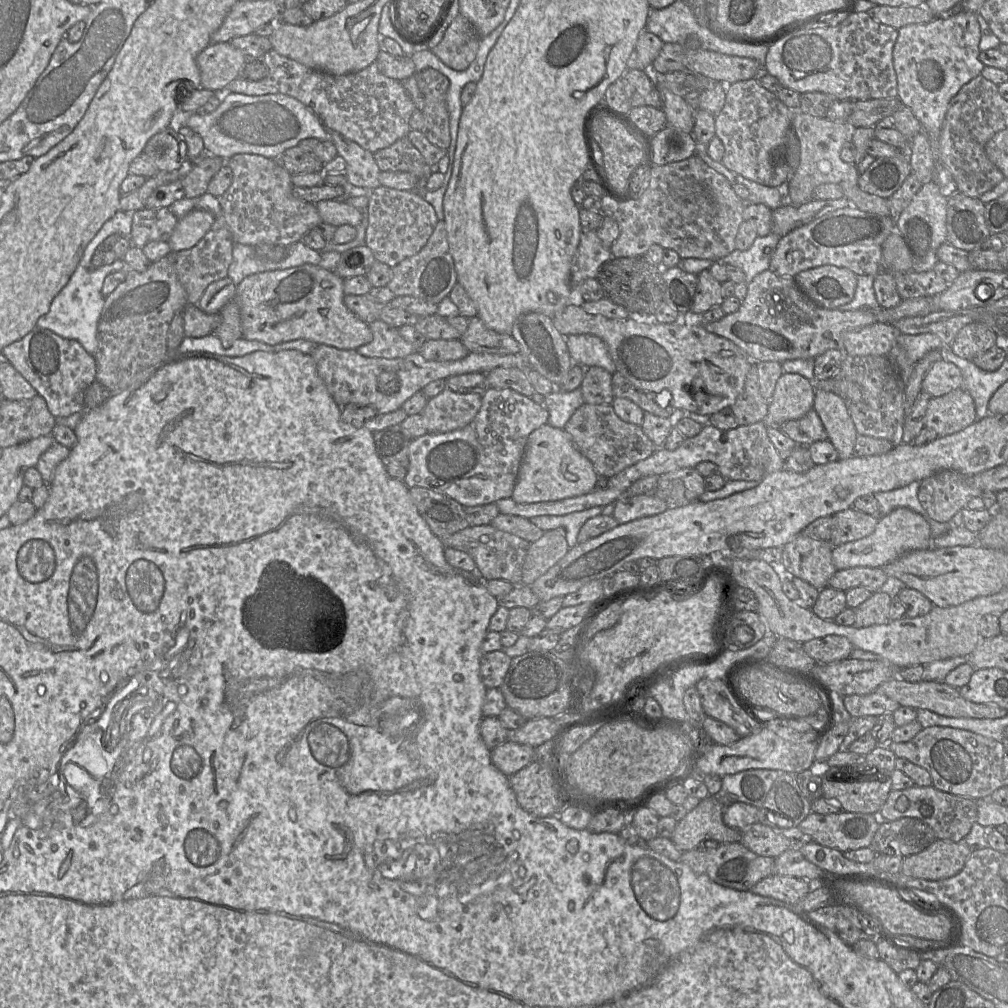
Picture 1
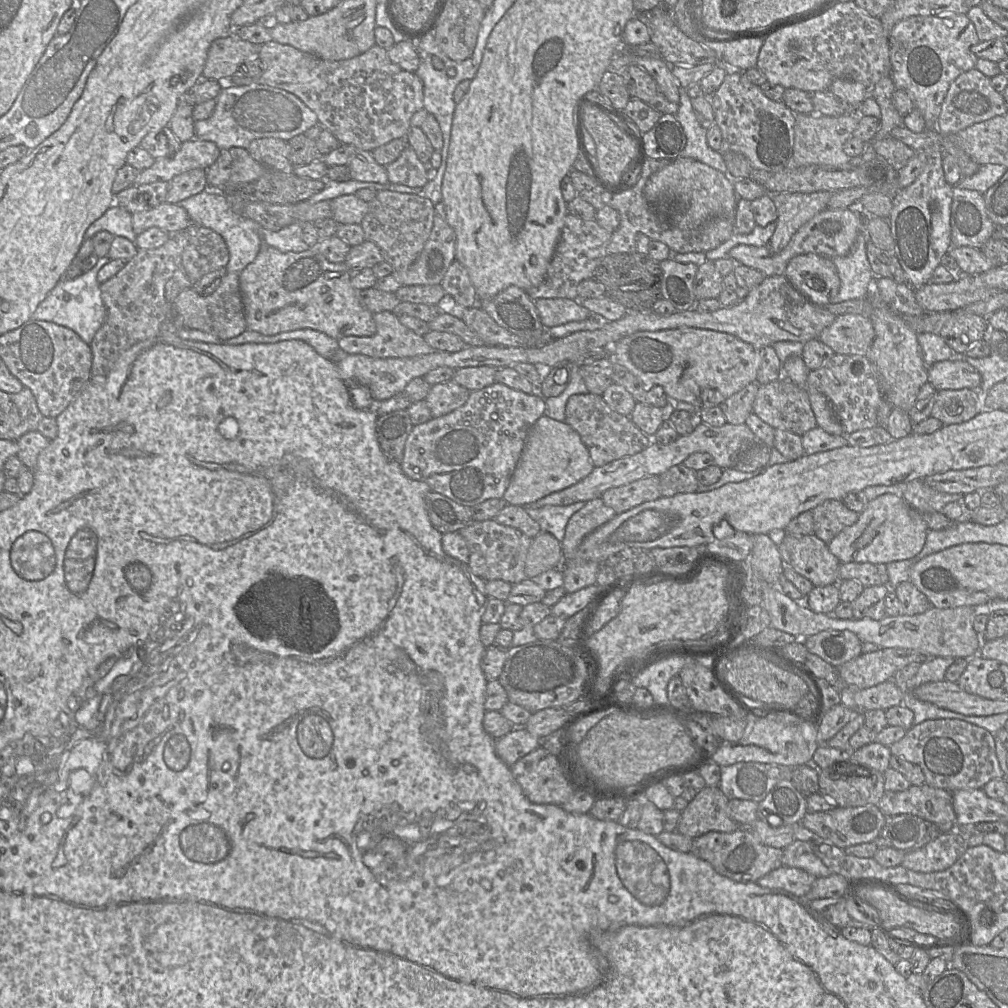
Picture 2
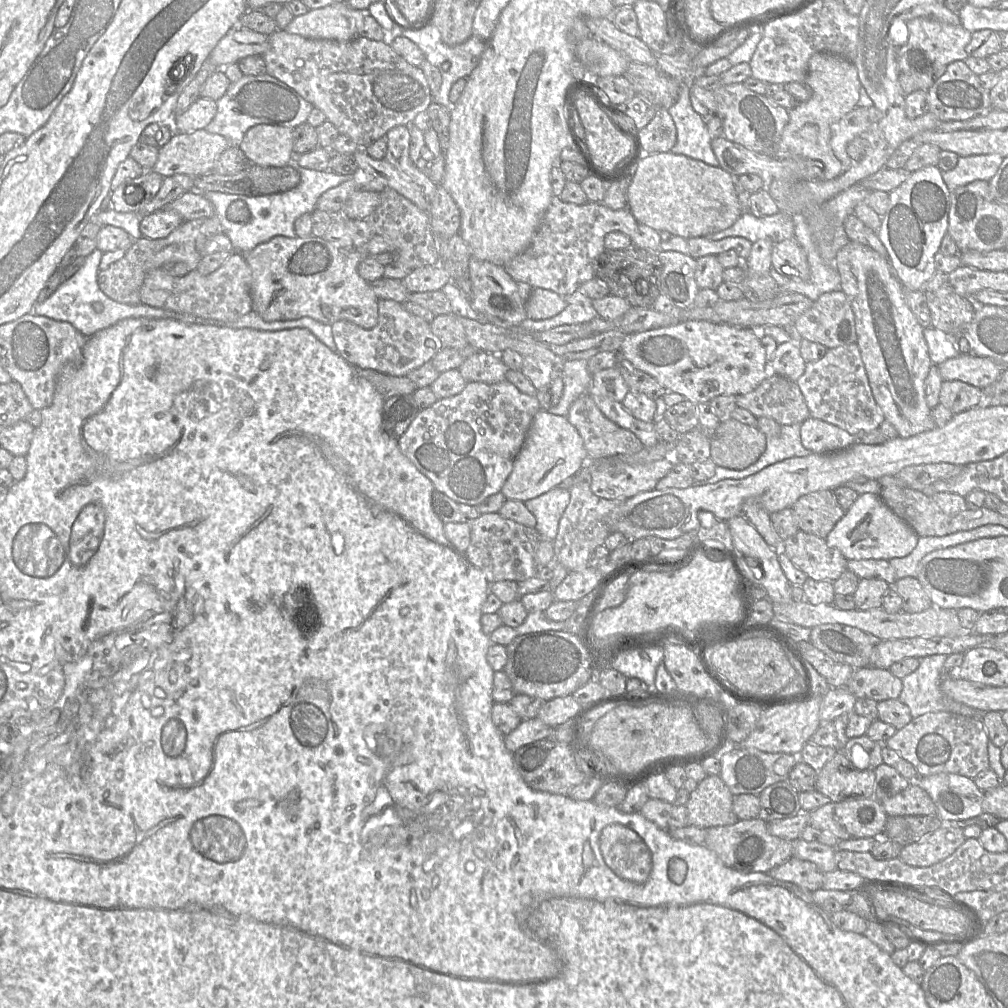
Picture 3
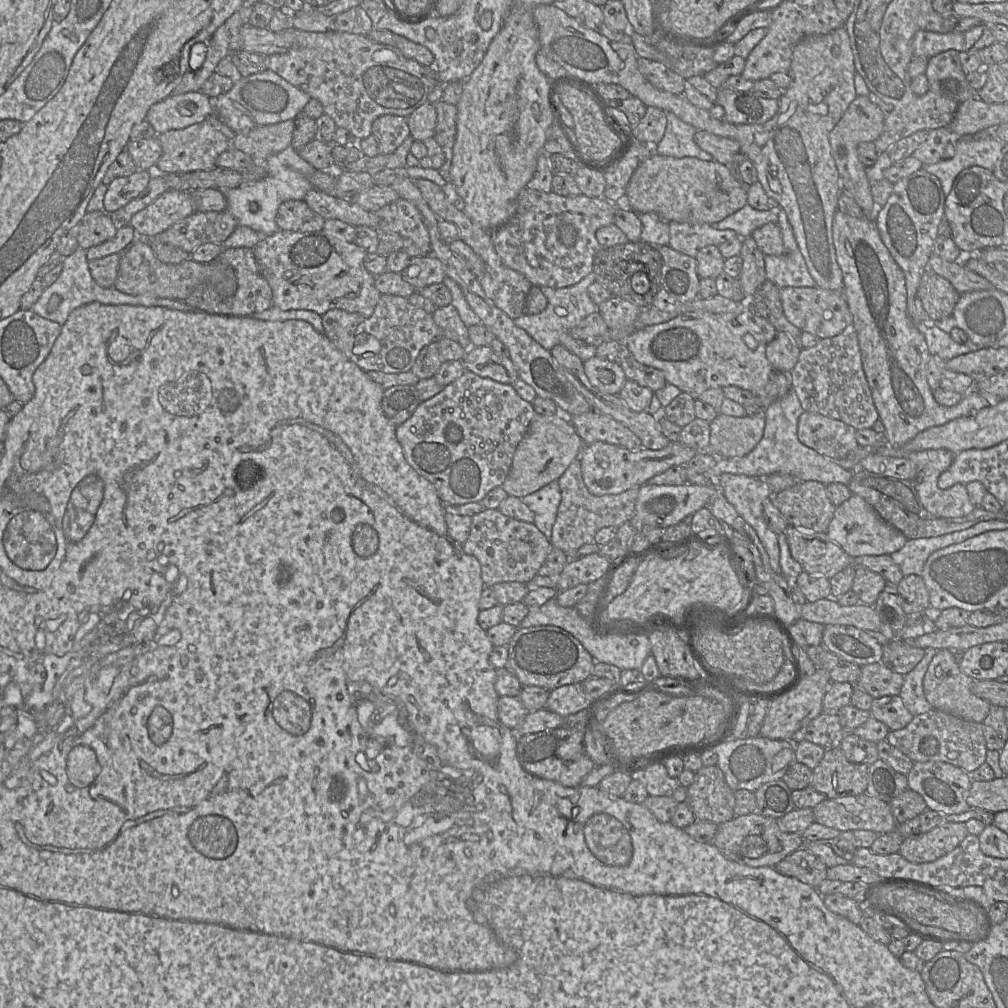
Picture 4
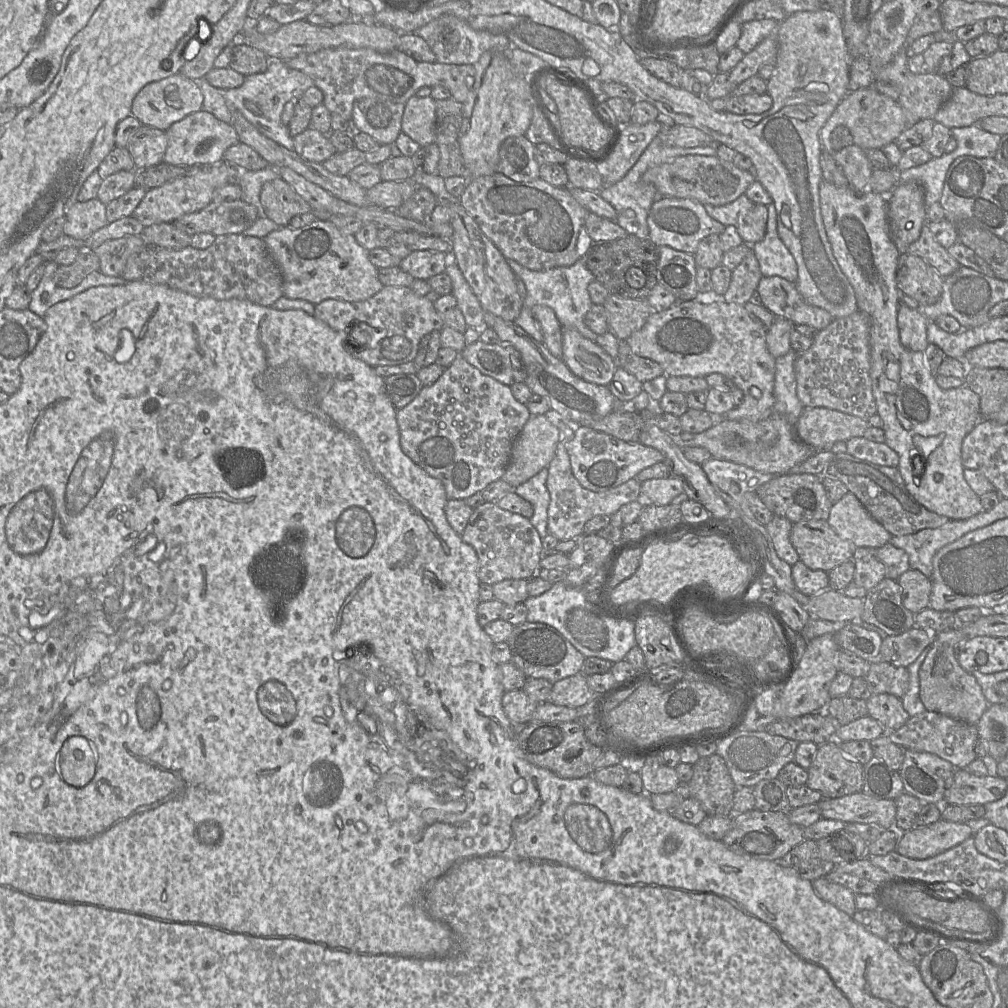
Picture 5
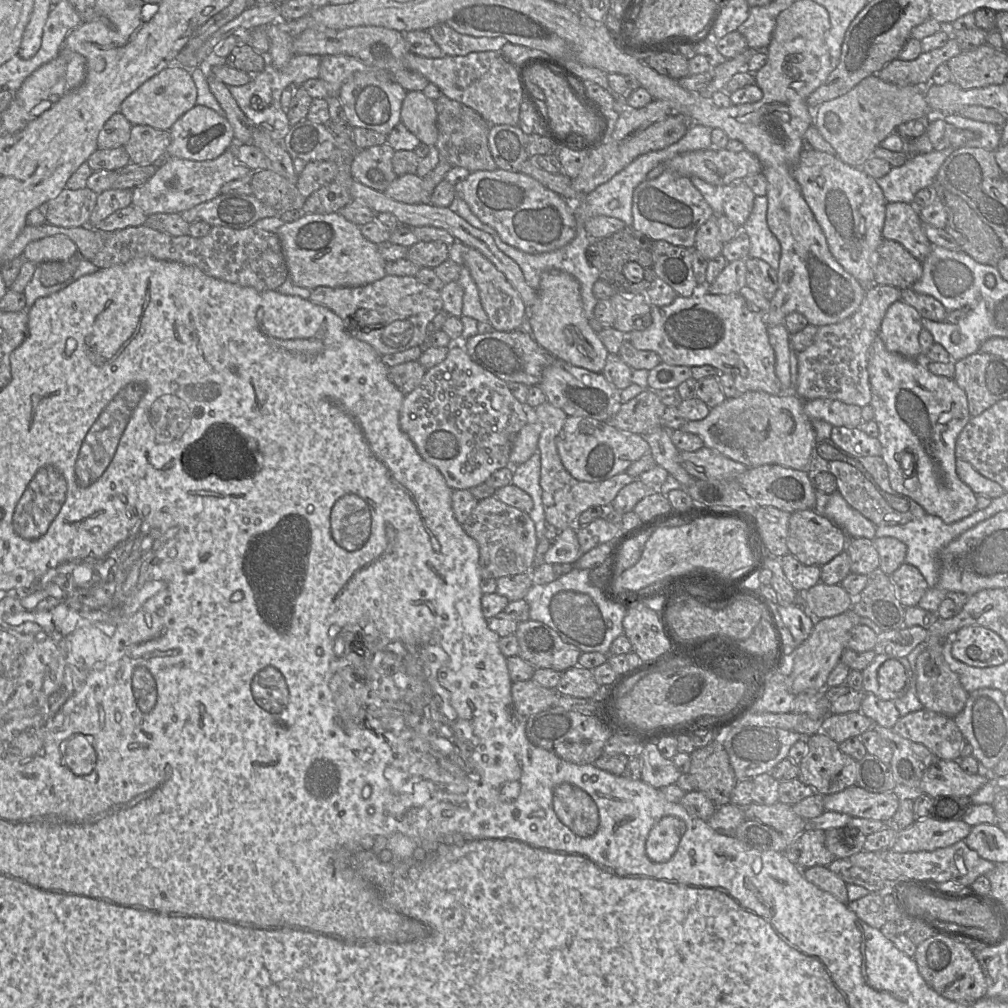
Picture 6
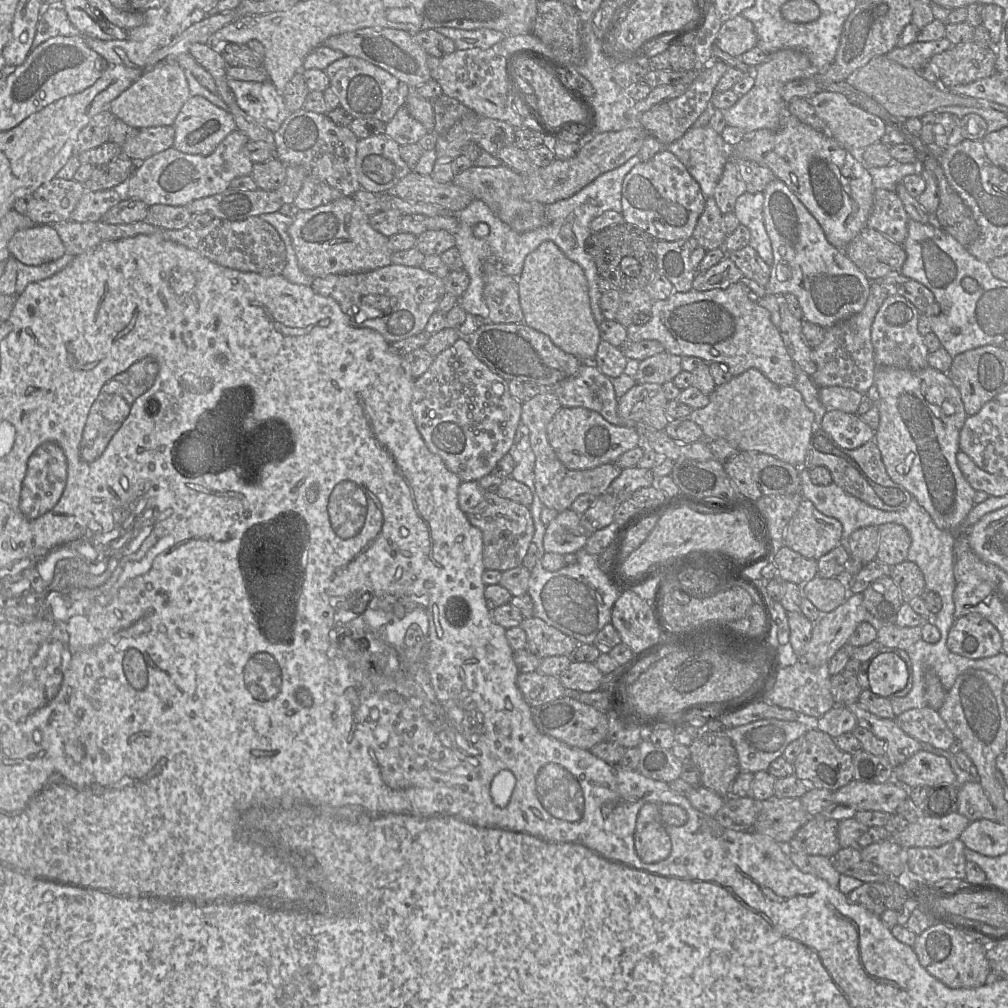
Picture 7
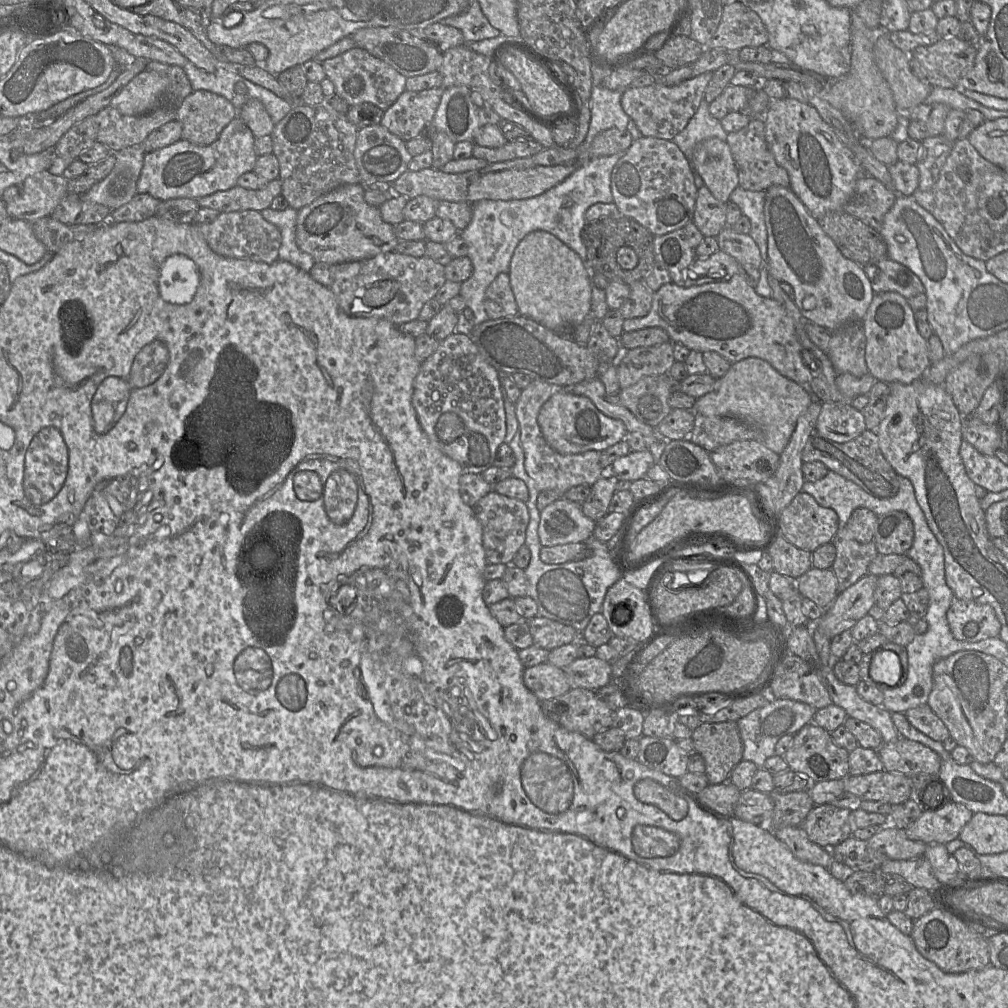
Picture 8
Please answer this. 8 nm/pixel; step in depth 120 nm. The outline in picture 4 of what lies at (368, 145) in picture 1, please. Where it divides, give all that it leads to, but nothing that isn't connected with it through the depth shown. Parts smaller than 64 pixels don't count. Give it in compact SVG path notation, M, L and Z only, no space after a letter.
M289 27L283 30L290 49L282 54L266 56L266 66L293 86L317 99L337 127L349 130L357 141L372 135L372 124L380 116L397 115L408 117L418 107L428 102L428 95L441 84L433 66L423 66L406 58L394 46L380 44L367 35L340 31L307 32Z

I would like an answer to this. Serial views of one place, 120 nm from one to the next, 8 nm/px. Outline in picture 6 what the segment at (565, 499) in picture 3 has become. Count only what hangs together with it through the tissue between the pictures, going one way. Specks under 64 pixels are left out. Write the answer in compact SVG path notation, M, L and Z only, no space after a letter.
M537 450L526 462L513 468L512 484L528 493L533 500L533 508L528 513L535 525L538 541L544 537L546 523L542 502L540 480L540 453Z

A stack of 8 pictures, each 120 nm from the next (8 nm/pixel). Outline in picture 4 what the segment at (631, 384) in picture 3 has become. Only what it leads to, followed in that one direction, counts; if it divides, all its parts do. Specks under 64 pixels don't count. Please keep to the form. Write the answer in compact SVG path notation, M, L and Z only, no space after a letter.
M626 344L620 345L618 363L627 379L649 388L653 393L667 384L664 373L661 370L638 362Z

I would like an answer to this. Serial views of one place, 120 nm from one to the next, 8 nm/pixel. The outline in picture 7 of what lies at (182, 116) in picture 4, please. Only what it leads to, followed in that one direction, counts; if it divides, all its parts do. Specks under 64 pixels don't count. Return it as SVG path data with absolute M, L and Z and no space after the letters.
M169 63L144 72L110 103L109 110L133 128L170 126L174 124L179 111L190 97L184 70L177 63Z

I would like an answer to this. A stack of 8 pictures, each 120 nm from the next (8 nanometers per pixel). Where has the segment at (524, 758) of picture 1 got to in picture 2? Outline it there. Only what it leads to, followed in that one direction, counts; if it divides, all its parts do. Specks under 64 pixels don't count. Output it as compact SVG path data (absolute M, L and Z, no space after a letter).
M514 727L508 734L495 739L496 754L509 767L537 747L539 738L529 733L525 727Z

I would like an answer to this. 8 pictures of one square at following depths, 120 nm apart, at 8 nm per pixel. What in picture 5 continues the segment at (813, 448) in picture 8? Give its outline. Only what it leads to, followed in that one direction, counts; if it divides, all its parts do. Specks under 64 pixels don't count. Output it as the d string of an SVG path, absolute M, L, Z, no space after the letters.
M832 452L834 457L825 468L825 474L837 477L854 494L870 515L892 536L916 533L922 529L934 529L950 521L920 504L907 490L897 467L872 464L847 452Z

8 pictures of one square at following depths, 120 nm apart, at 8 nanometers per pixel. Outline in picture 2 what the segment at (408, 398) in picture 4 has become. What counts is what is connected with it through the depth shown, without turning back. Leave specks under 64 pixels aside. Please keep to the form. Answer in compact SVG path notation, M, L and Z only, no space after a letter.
M407 410L380 415L376 421L376 436L384 455L401 464L407 437L413 428Z

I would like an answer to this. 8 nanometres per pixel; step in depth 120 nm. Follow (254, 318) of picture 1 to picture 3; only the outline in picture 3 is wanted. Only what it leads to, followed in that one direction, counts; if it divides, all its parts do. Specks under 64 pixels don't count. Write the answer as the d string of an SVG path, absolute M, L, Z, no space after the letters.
M275 236L259 244L245 256L251 269L252 311L269 322L310 317L328 325L339 320L348 320L364 329L372 329L378 322L379 299L370 288L369 282L358 273L358 265L364 257L361 249L339 248L323 237Z

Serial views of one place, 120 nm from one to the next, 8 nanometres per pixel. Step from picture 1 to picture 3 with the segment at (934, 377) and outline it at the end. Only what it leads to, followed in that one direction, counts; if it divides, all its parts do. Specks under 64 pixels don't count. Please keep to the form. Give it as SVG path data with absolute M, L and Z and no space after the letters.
M967 353L944 361L938 369L943 381L957 380L983 390L997 382L1004 367L988 357Z

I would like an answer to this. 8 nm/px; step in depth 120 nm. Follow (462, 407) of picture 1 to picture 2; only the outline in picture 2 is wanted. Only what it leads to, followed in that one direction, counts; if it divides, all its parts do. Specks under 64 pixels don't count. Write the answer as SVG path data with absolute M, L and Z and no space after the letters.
M452 380L432 386L425 398L432 418L444 416L463 406L468 400L470 392Z

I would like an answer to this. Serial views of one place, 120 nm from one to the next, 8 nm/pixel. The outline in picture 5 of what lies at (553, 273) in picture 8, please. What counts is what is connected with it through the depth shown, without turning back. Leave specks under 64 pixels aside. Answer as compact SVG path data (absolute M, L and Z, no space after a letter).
M562 328L562 361L579 378L598 385L608 386L618 366L616 360L595 341L585 338L575 329Z

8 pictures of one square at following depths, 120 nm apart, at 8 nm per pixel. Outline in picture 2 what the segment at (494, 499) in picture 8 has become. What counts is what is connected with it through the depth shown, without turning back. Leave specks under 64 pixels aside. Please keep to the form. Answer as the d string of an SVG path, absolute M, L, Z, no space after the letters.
M495 519L473 522L458 531L469 549L468 566L473 574L484 581L503 580L516 584L524 579L525 562L532 539L513 527L498 523Z

